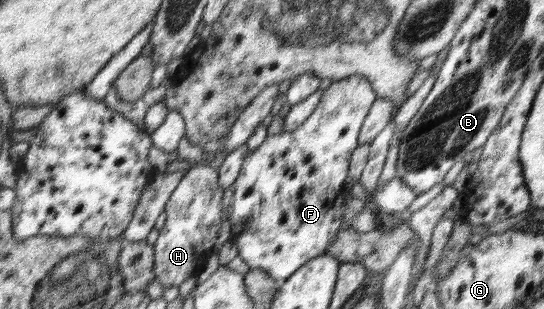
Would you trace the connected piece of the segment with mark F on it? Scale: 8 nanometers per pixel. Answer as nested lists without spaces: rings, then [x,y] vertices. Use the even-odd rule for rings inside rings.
[[[352,75],[339,81],[333,82],[328,88],[322,91],[321,99],[317,104],[317,109],[309,114],[309,118],[300,126],[289,133],[281,132],[280,134],[265,137],[265,141],[257,147],[257,150],[249,151],[247,158],[243,162],[239,171],[239,176],[235,180],[235,192],[232,199],[231,213],[231,238],[235,241],[237,249],[239,249],[239,257],[250,268],[257,269],[258,267],[264,269],[280,286],[290,275],[293,275],[301,265],[307,264],[309,261],[319,257],[319,255],[327,254],[329,249],[329,242],[336,238],[335,234],[339,230],[343,230],[341,226],[341,210],[342,203],[345,201],[345,192],[347,192],[345,179],[348,174],[350,159],[354,150],[359,146],[358,136],[363,126],[364,120],[368,112],[371,110],[373,102],[377,99],[375,91],[371,87],[369,80],[360,75]]]

